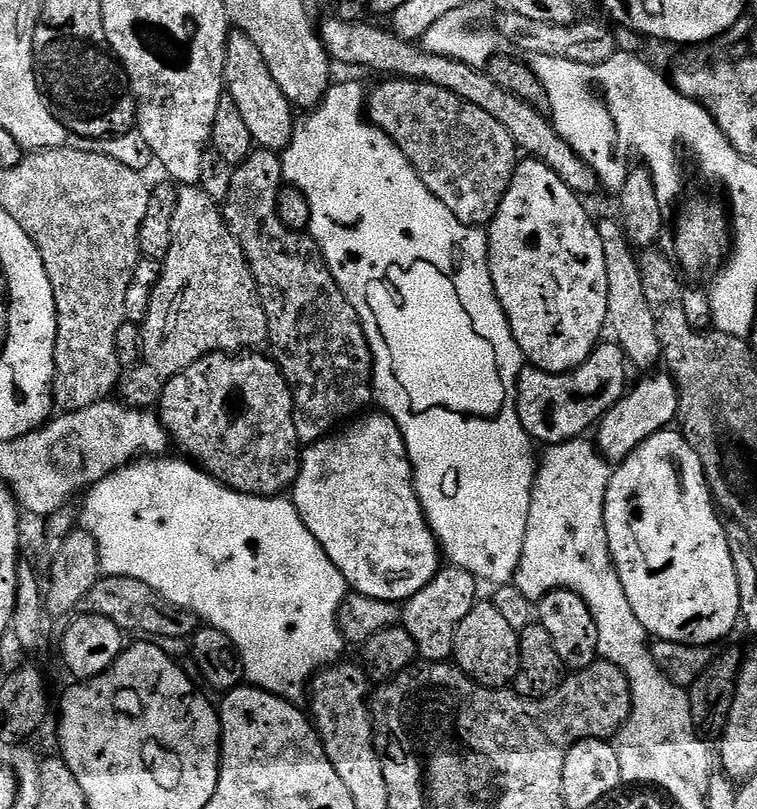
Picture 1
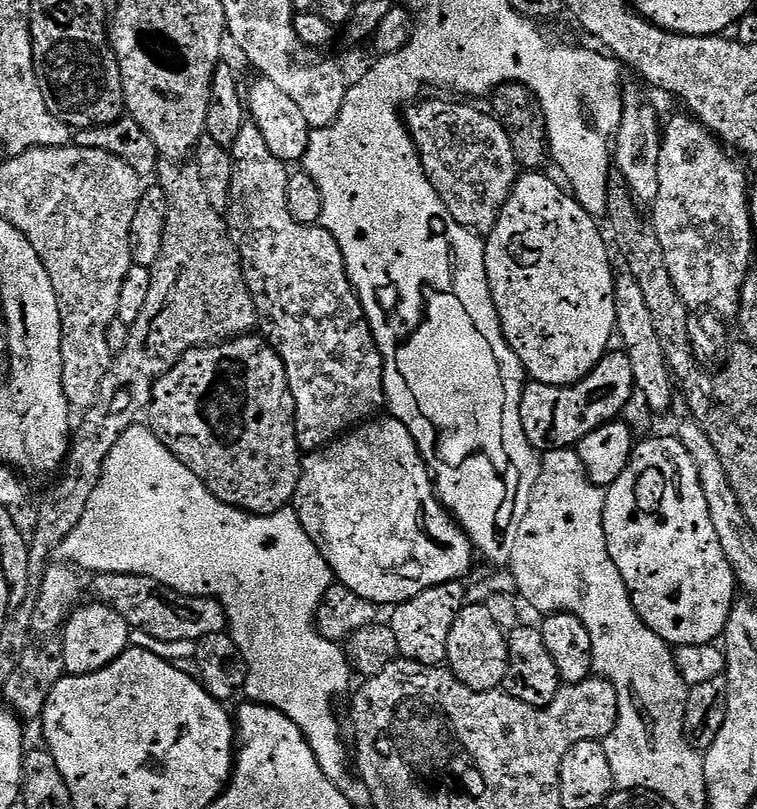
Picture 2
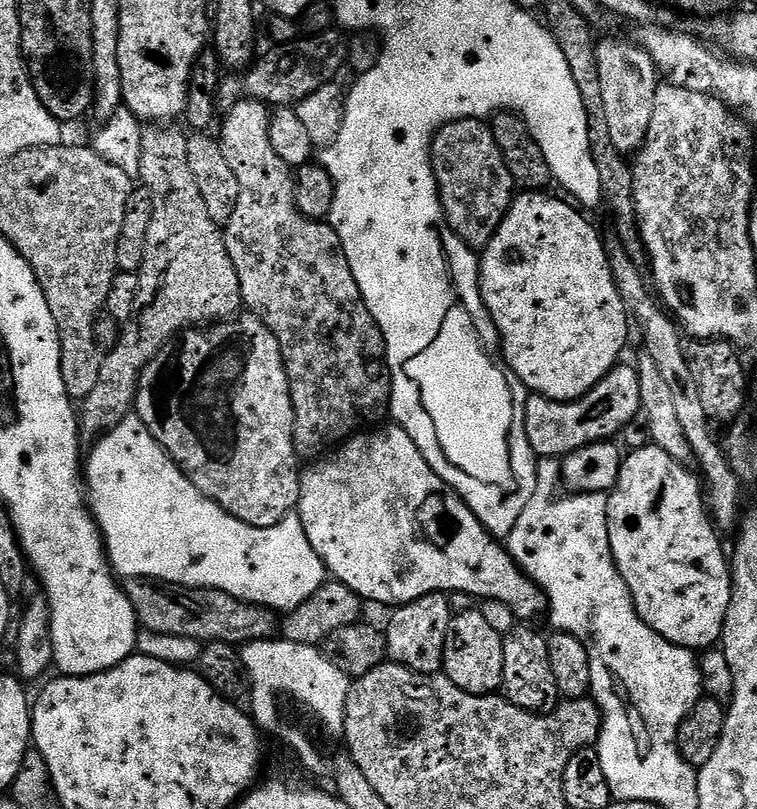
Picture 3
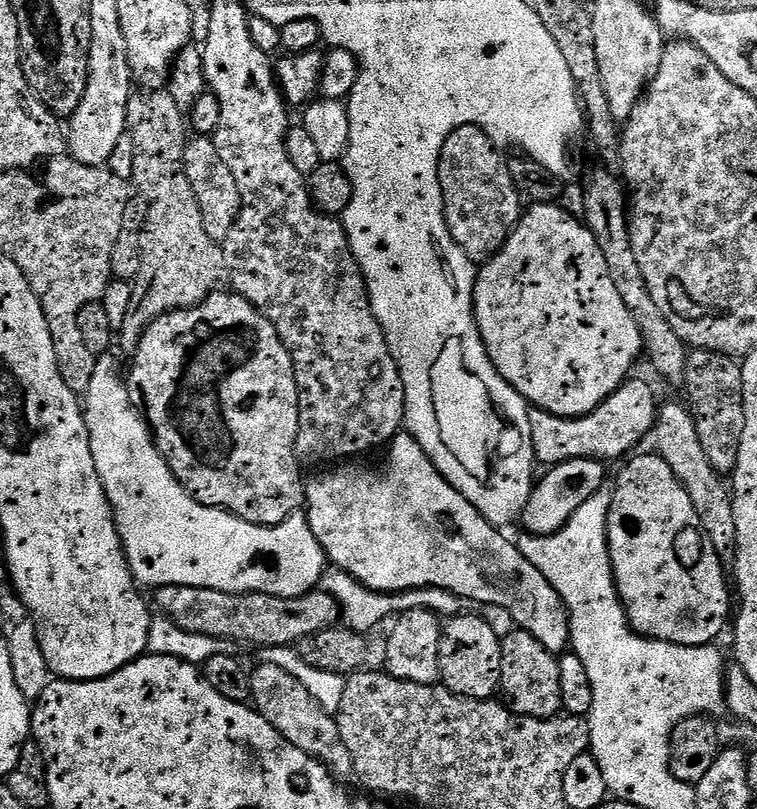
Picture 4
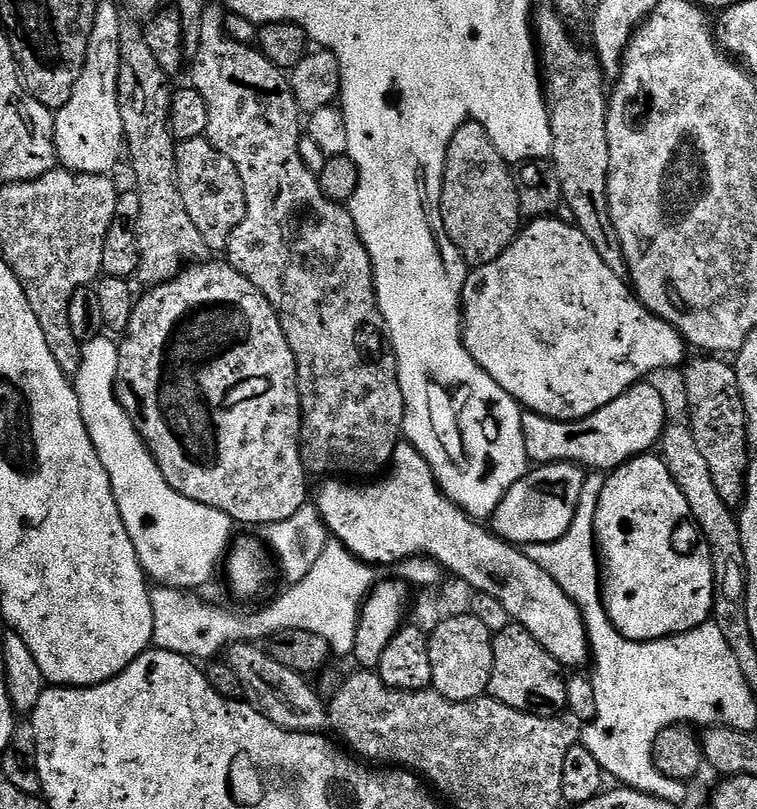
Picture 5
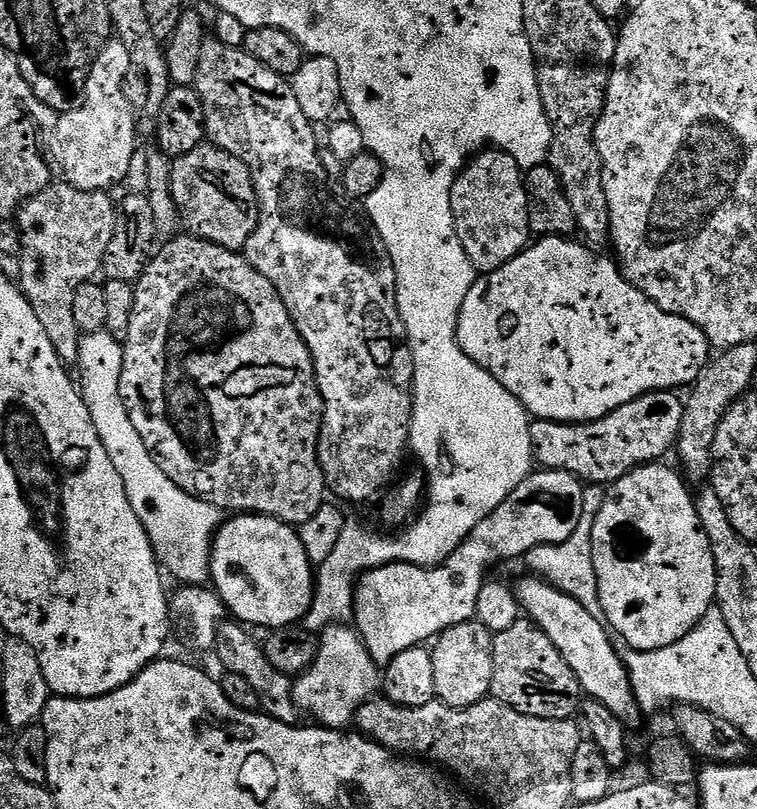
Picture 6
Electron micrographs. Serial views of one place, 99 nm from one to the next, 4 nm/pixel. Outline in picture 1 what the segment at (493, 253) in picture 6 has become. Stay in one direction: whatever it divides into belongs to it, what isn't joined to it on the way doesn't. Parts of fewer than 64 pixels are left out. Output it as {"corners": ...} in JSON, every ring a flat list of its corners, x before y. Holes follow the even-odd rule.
{"corners":[[388,78,366,96,366,116,375,127,381,128,389,138,398,145,402,154,412,164,418,178,445,206,458,218,460,224,487,226,491,224,494,214,516,172,518,149,510,134,506,134,499,122,494,122,490,114,462,102,448,90,438,86,424,84,420,80]]}

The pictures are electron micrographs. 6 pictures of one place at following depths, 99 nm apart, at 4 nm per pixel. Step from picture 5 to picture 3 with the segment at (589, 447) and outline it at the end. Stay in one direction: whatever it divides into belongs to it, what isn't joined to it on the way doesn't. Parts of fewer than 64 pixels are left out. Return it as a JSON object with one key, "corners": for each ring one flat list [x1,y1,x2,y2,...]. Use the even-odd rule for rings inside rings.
{"corners":[[621,362,580,400,551,400,545,396,529,395,528,403,524,405,528,441,537,457,566,457,587,444,616,438,635,416,641,415,641,402,640,373,633,365,631,368,627,362]]}

